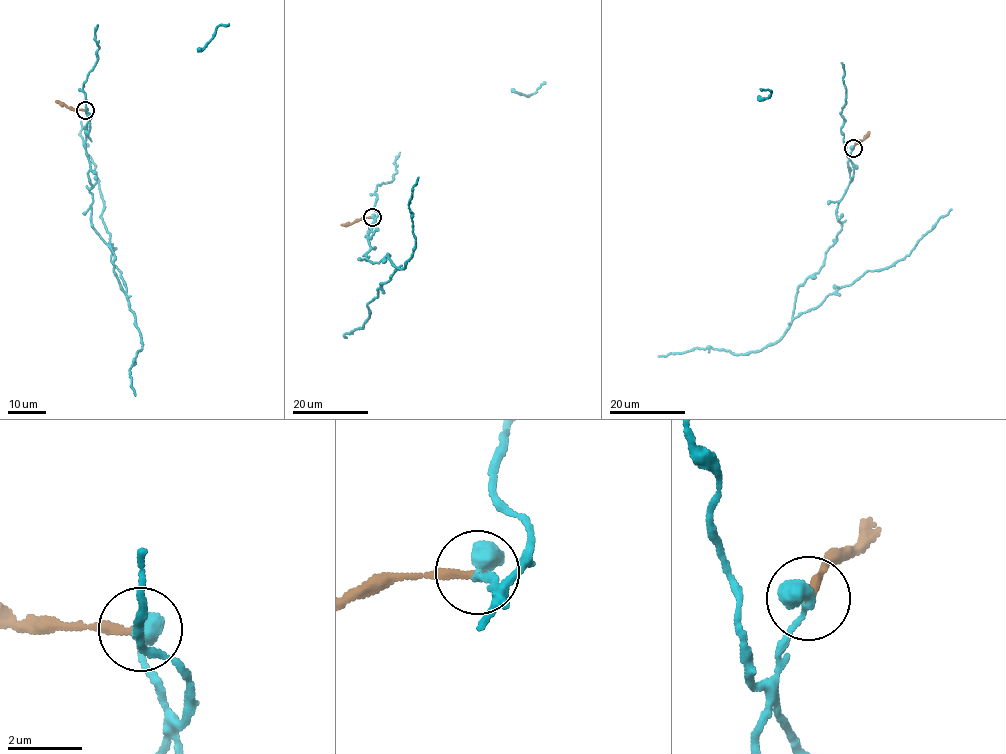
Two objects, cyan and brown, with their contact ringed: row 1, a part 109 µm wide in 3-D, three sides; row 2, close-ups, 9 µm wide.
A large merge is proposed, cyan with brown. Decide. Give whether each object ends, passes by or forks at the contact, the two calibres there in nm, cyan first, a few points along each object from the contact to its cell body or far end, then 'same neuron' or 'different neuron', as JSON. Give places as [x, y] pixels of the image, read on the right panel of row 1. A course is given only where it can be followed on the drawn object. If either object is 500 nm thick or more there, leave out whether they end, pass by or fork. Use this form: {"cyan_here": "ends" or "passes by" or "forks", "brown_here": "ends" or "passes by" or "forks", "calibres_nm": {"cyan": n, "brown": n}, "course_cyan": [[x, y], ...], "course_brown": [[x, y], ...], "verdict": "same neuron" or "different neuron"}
{"calibres_nm": {"cyan": 550, "brown": 240}, "course_cyan": [[853, 148], [836, 241], [817, 273], [798, 287], [792, 319], [866, 271], [902, 260], [951, 209]], "course_brown": [[853, 148], [854, 143], [864, 138], [869, 131]], "verdict": "different neuron"}

